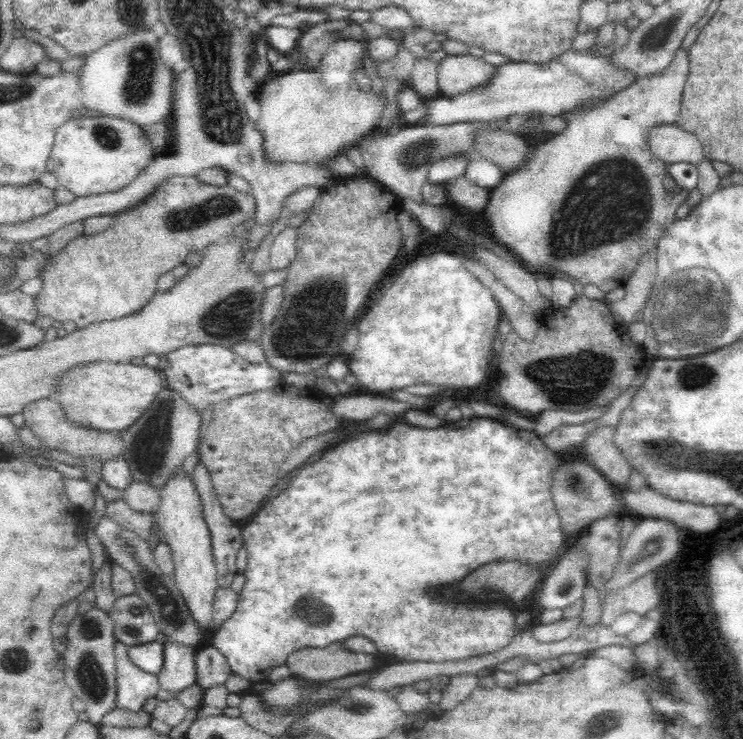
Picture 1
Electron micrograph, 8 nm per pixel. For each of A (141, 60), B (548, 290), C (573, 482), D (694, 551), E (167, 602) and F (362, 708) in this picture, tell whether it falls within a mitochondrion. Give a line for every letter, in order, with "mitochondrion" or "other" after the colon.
A: mitochondrion
B: other
C: mitochondrion
D: other
E: mitochondrion
F: mitochondrion

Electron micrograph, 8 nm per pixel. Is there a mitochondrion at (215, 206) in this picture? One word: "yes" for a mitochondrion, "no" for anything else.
yes

